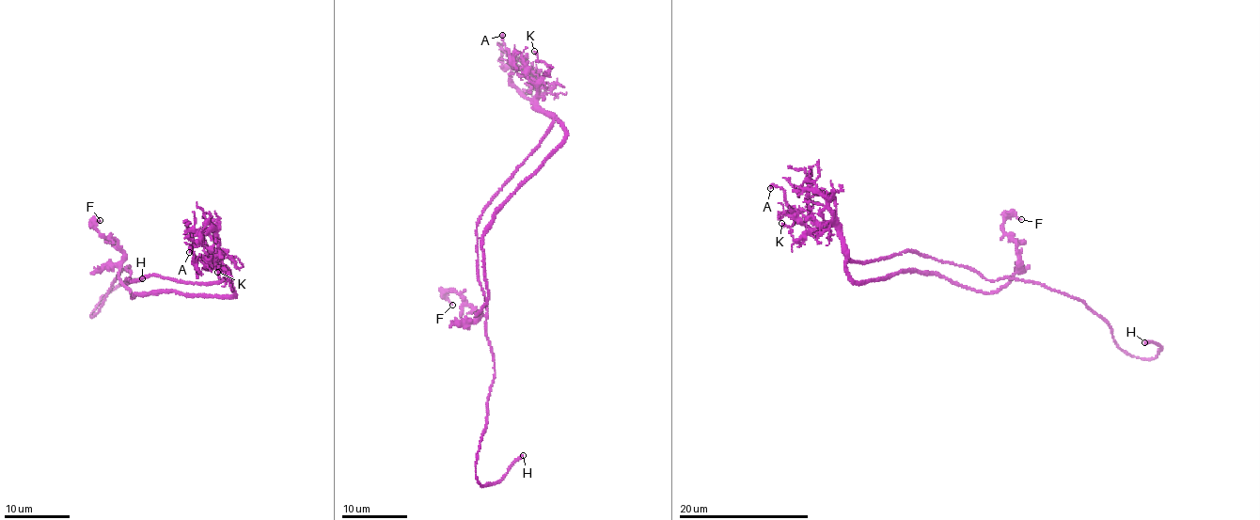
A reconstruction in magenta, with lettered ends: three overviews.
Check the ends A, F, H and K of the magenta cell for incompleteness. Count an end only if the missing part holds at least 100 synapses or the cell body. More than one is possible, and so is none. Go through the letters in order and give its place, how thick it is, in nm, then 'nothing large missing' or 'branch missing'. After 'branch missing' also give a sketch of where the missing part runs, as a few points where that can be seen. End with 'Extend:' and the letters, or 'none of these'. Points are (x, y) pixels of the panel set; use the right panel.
A: (770, 188) | 160 nm | nothing large missing
F: (1021, 219) | 150 nm | nothing large missing
H: (1144, 342) | 320 nm | branch missing | (1144, 342), (1138, 323)
K: (781, 223) | 160 nm | nothing large missing
Extend: H

